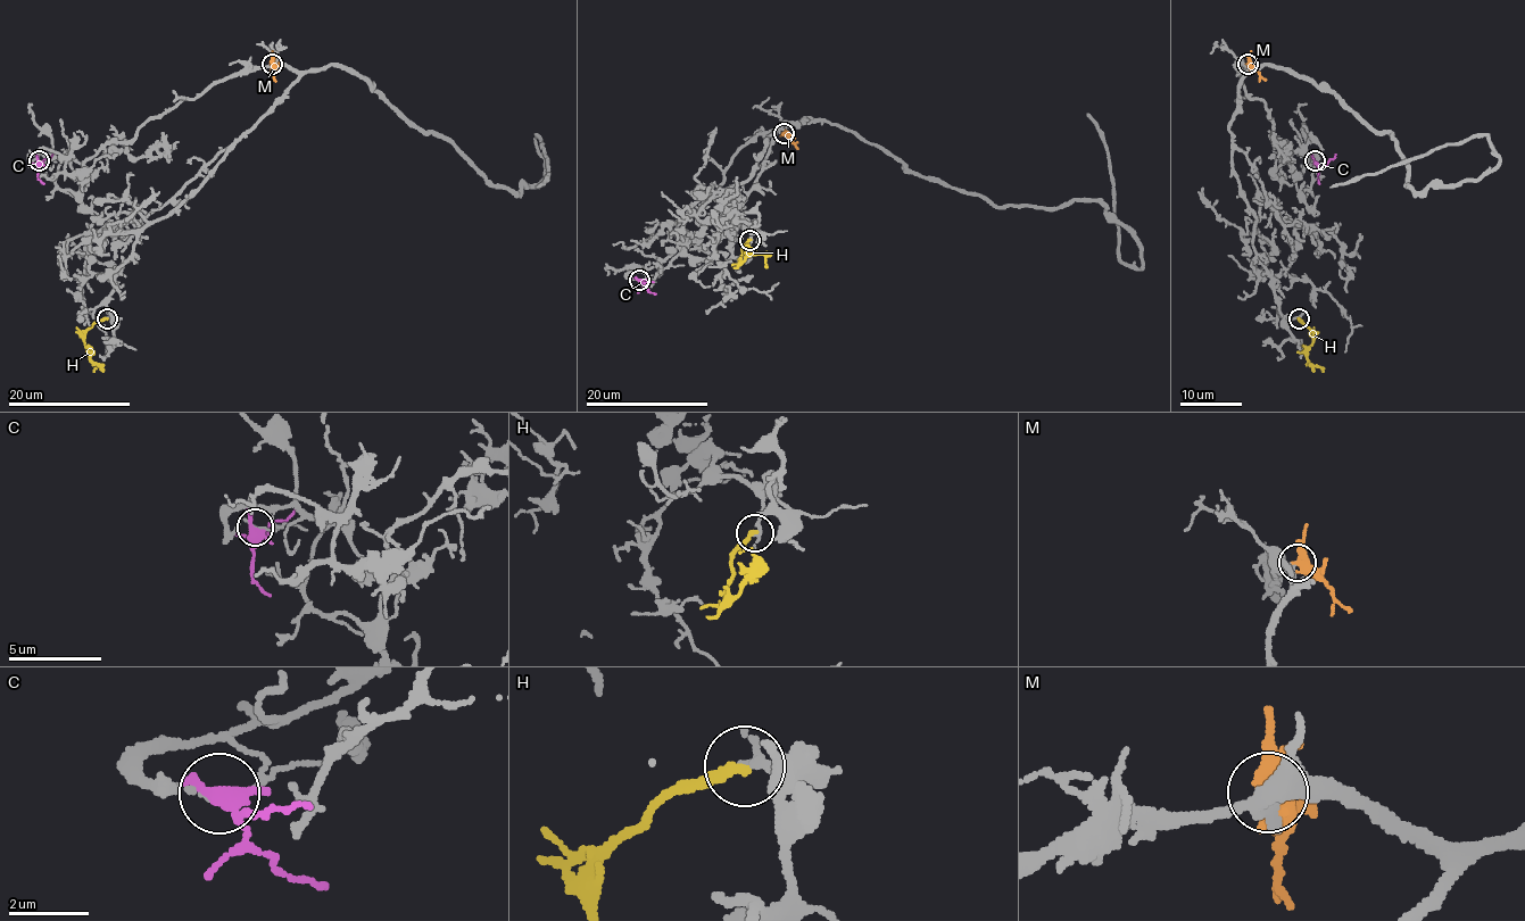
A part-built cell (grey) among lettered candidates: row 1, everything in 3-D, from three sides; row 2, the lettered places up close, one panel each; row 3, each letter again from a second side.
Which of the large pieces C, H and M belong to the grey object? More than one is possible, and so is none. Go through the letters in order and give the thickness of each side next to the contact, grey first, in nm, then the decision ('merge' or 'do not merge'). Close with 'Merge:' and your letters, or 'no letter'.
C: 150 nm thick on the grey side, 550 nm on the other; do not merge
H: 160 nm thick on the grey side, 280 nm on the other; do not merge
M: 360 nm thick on the grey side, 480 nm on the other; do not merge
Merge: no letter

